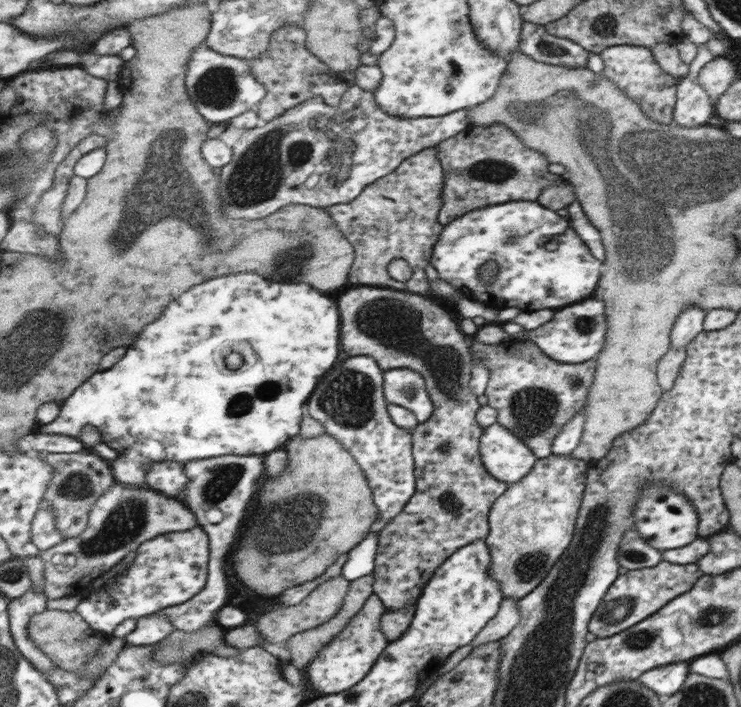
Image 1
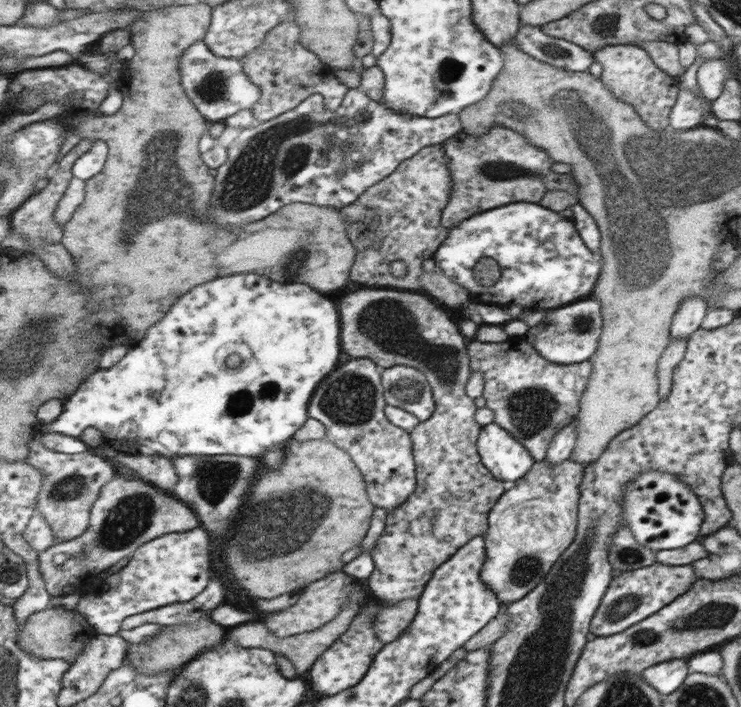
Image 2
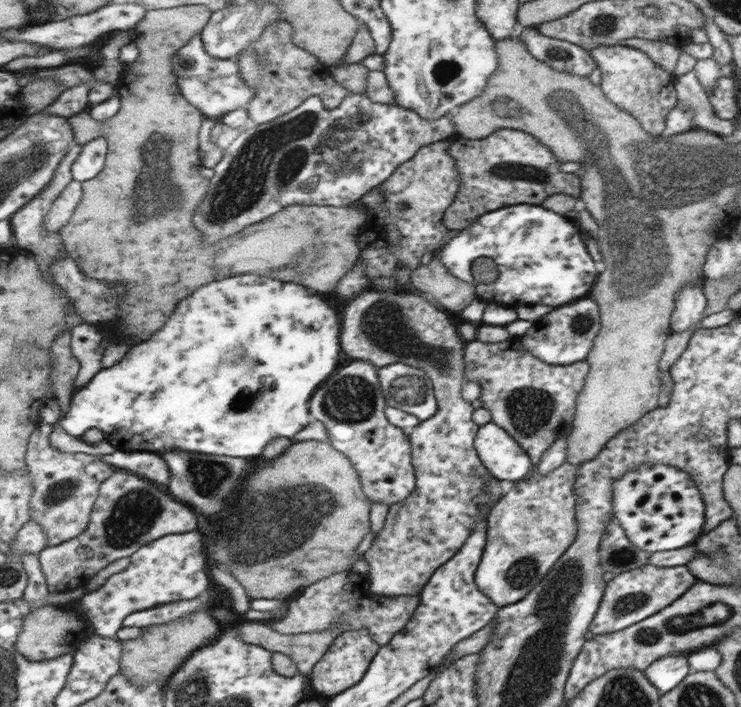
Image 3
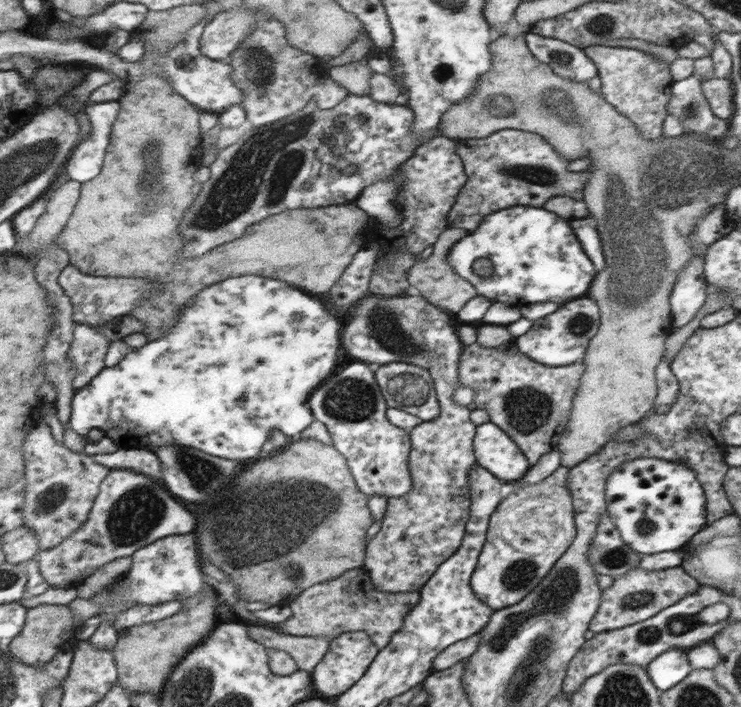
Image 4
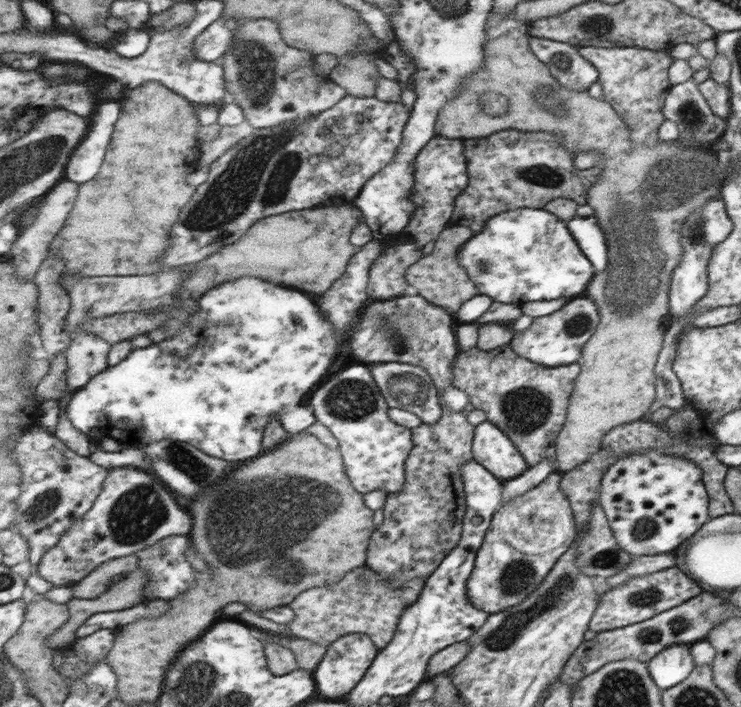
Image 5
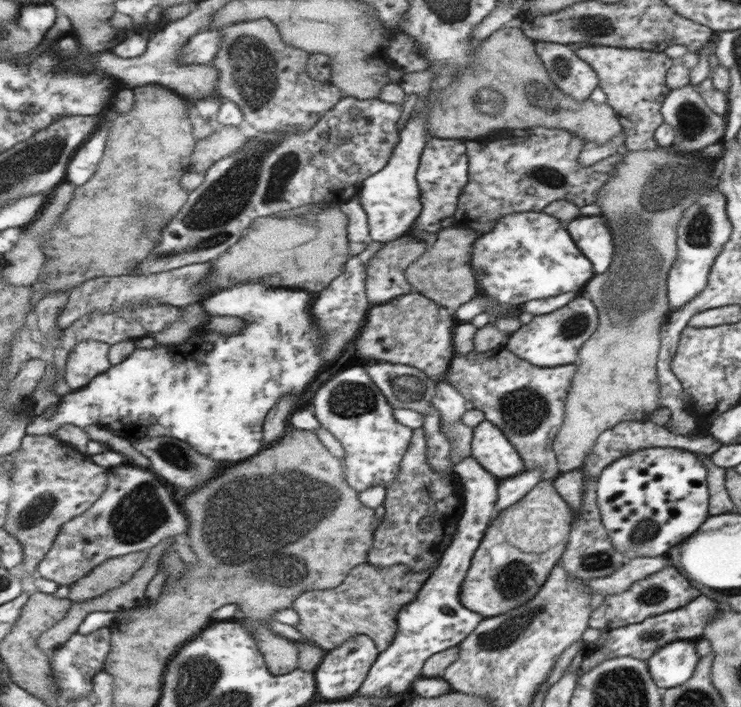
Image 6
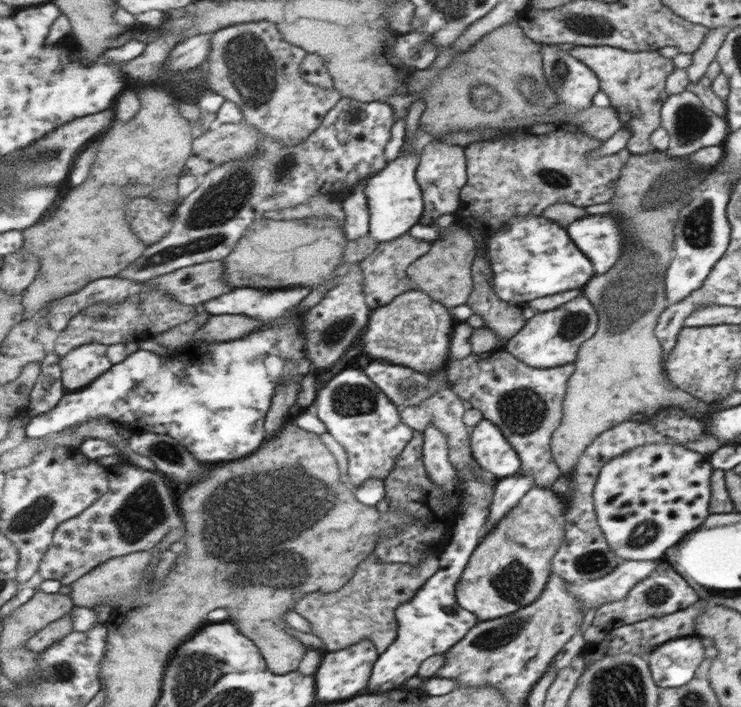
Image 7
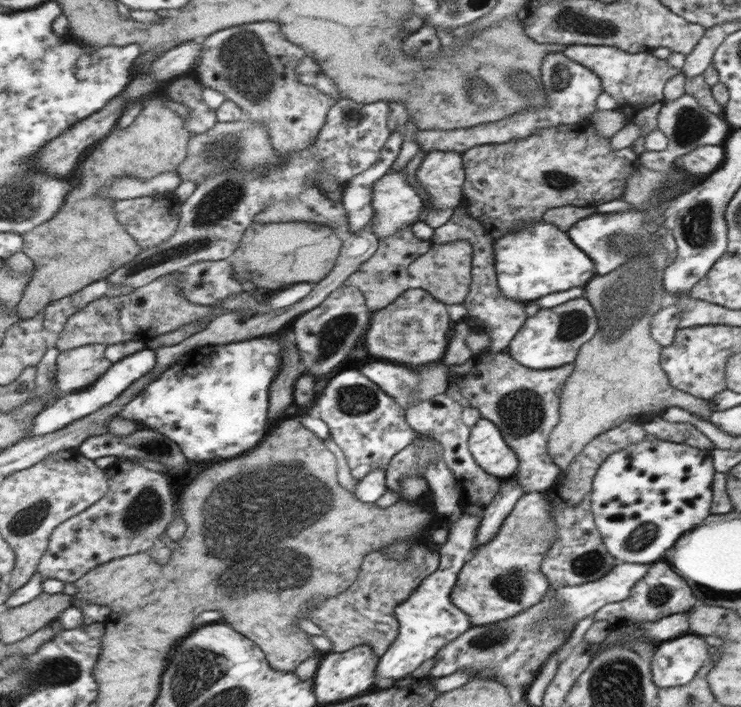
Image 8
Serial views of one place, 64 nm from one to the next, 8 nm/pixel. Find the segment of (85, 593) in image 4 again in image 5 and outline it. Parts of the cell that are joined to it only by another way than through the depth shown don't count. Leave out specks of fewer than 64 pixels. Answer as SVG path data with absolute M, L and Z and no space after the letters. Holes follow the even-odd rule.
M136 554L128 557L116 558L105 562L95 569L84 581L72 586L74 599L100 598L110 587L136 572L139 558Z

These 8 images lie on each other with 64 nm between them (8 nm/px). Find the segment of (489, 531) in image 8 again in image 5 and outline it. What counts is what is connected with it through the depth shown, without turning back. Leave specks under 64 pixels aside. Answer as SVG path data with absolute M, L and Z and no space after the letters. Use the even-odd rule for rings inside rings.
M556 457L555 460L547 458L545 461L539 462L536 466L526 469L520 477L504 482L503 503L510 502L513 498L541 484L554 471L554 464L557 464Z

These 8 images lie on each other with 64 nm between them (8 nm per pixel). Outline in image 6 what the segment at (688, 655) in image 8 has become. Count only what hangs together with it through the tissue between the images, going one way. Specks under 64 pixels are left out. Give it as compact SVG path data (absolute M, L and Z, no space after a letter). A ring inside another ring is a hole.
M698 640L673 642L658 649L646 660L657 686L664 690L672 689L692 677L701 659L697 643Z

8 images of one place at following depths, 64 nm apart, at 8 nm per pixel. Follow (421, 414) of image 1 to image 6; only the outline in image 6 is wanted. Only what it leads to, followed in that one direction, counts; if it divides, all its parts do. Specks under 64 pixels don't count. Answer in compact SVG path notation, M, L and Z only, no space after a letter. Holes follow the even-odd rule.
M382 362L382 364L374 364L370 368L366 368L377 386L381 389L382 394L393 405L394 410L397 409L412 409L422 413L425 416L425 427L422 429L428 441L428 461L432 465L433 470L449 470L451 468L451 444L444 438L441 433L443 425L441 419L441 411L433 406L432 400L437 394L438 381L430 378L424 371L418 370L417 367L392 364L392 362Z

